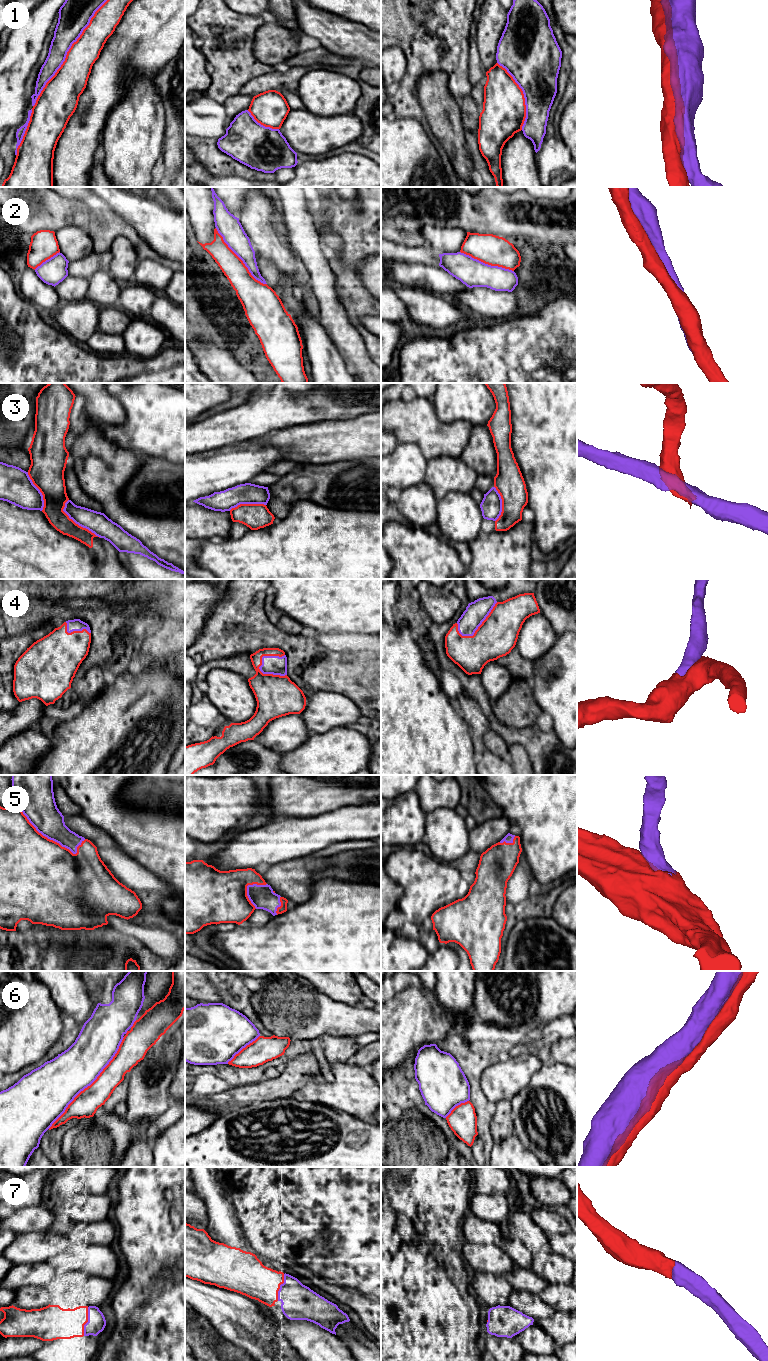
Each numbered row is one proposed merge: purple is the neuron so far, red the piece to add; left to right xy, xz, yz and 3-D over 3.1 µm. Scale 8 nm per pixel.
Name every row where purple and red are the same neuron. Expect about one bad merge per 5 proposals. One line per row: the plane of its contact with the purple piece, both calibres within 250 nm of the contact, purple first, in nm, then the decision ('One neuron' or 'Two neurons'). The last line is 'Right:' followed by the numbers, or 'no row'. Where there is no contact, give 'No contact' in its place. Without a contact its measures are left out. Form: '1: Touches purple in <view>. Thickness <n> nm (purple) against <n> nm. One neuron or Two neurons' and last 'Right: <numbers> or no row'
1: Touches purple in xy. Thickness 220 nm (purple) against 260 nm. Two neurons
2: Touches purple in xz. Thickness 180 nm (purple) against 200 nm. Two neurons
3: Touches purple in xy. Thickness 180 nm (purple) against 180 nm. Two neurons
4: Touches purple in xz. Thickness 150 nm (purple) against 320 nm. One neuron
5: Touches purple in xy. Thickness 260 nm (purple) against 480 nm. One neuron
6: Touches purple in xy. Thickness 360 nm (purple) against 200 nm. One neuron
7: Touches purple in xy. Thickness 150 nm (purple) against 260 nm. One neuron
Right: 4, 5, 6, 7

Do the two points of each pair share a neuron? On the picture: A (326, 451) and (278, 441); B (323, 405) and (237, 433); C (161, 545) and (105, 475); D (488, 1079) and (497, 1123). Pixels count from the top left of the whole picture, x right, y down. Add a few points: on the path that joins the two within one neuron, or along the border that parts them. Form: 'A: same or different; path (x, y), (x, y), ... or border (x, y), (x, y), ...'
A: same; path (314, 444), (296, 444), (290, 441)
B: same; path (302, 405), (286, 405), (258, 417)
C: same; path (142, 527), (133, 523), (112, 502), (109, 494)
D: different; border (509, 1100), (500, 1100), (492, 1107)

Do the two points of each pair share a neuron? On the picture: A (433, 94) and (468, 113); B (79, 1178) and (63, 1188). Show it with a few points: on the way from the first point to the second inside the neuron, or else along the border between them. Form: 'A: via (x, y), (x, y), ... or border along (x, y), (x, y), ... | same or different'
A: border along (458, 102), (461, 124), (465, 128) | different
B: via (75, 1178), (67, 1184) | same

